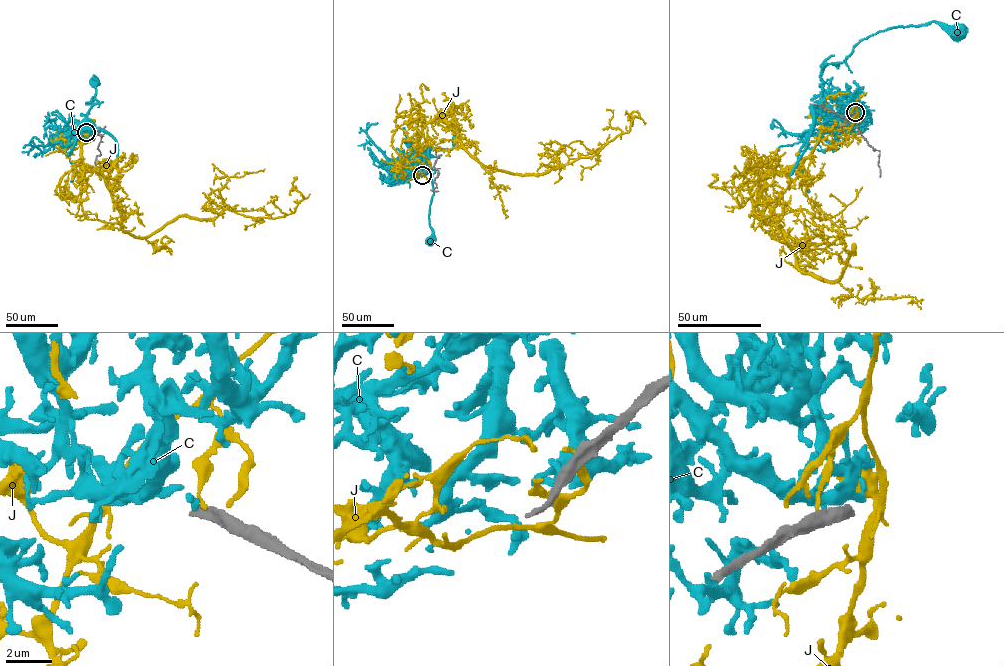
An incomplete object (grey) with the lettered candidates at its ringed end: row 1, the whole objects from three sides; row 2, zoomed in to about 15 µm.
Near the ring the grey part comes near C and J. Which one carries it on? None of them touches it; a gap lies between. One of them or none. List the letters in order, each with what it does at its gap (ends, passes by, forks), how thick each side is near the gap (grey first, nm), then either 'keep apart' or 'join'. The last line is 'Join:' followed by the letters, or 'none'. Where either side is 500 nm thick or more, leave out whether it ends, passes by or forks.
C: it ends there; 280 nm thick on the grey side, 320 nm on the other; keep apart
J: it ends there; 280 nm thick on the grey side, 160 nm on the other; keep apart
Join: none

